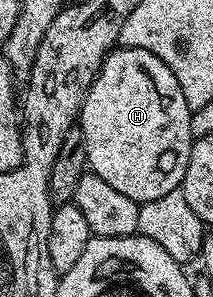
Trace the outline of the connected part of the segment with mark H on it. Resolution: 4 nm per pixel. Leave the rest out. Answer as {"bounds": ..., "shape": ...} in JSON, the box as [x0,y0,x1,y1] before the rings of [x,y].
{"bounds":[79,46,195,204],"shape":[[[134,46],[115,48],[103,60],[80,112],[79,125],[85,137],[88,169],[138,204],[167,196],[182,185],[187,172],[195,139],[191,130],[192,116],[179,80],[175,80],[175,72],[171,72],[159,56]]]}

